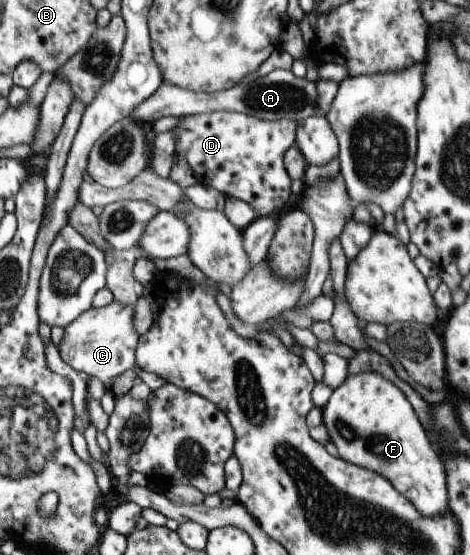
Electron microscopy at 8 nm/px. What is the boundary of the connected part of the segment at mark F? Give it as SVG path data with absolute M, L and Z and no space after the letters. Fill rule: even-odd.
M377 372L347 374L345 380L331 392L321 413L328 441L335 445L339 459L383 476L425 518L450 512L447 500L447 472L432 444L427 440L411 404L391 380L383 378Z

